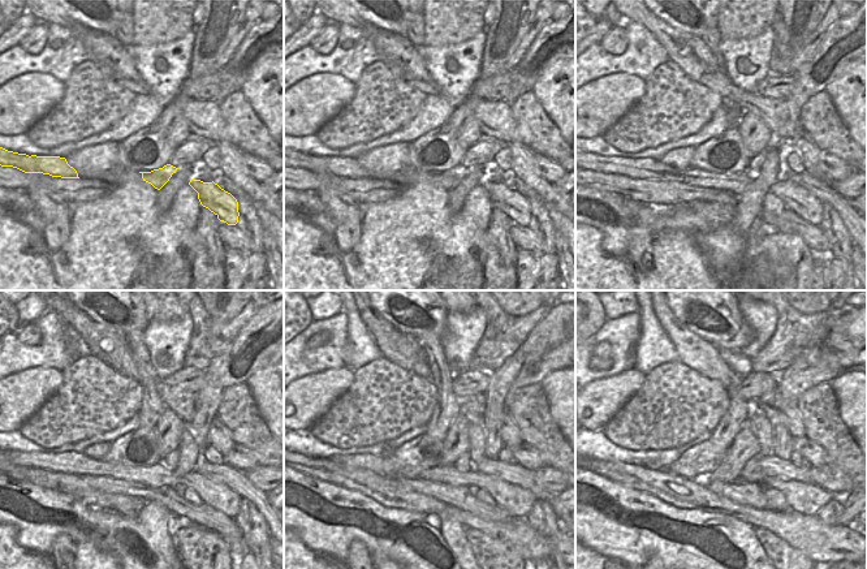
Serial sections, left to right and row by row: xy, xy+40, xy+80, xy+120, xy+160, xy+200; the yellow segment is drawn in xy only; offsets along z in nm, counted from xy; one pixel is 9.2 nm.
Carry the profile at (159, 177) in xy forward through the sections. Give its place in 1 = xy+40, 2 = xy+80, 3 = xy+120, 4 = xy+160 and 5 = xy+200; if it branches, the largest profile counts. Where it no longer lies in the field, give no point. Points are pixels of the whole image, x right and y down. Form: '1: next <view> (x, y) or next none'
1: next xy+40 (447, 180)
2: next xy+80 (641, 168)
3: next xy+120 (212, 492)
4: next xy+160 (503, 492)
5: next xy+200 (796, 492)

